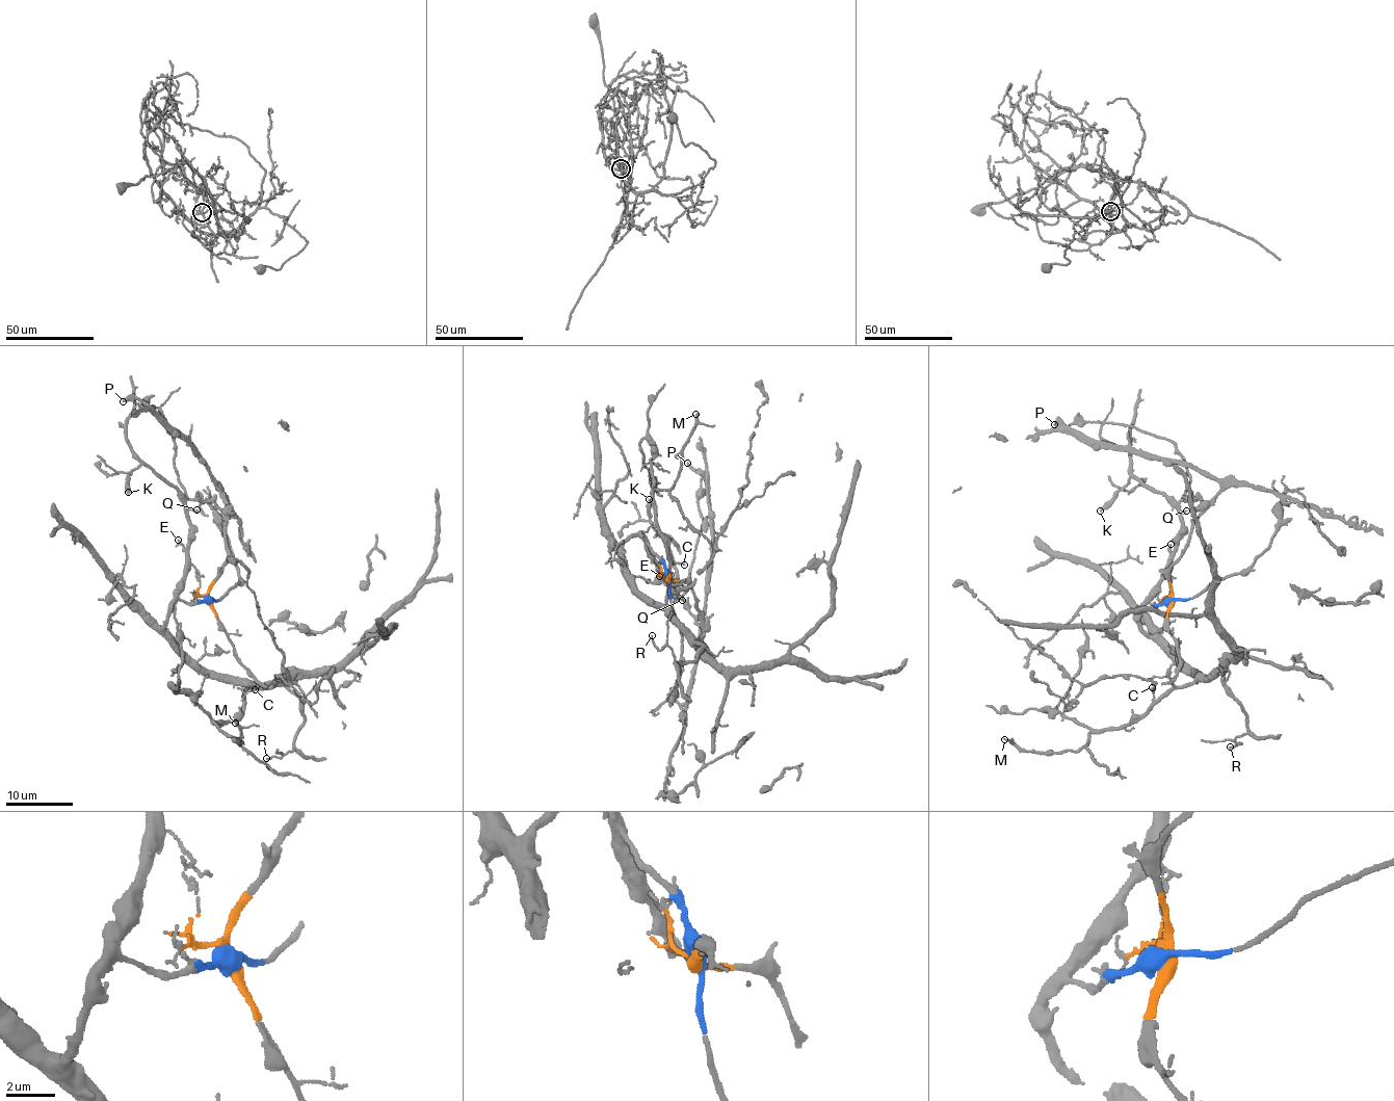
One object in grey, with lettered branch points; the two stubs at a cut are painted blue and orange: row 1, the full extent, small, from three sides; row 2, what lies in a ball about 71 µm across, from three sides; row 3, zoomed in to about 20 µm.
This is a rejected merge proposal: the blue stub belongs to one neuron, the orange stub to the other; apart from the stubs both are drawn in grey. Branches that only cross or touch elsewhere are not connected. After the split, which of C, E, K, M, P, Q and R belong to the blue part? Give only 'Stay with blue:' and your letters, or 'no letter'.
Stay with blue: C, E, K, M, Q, R

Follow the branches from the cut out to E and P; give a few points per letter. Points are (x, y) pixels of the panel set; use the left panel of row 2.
E: (209, 599), (184, 602), (178, 597), (186, 555), (178, 539)
P: (209, 599), (209, 584), (226, 559), (228, 506), (207, 468), (187, 442), (169, 431), (138, 399), (123, 400)

